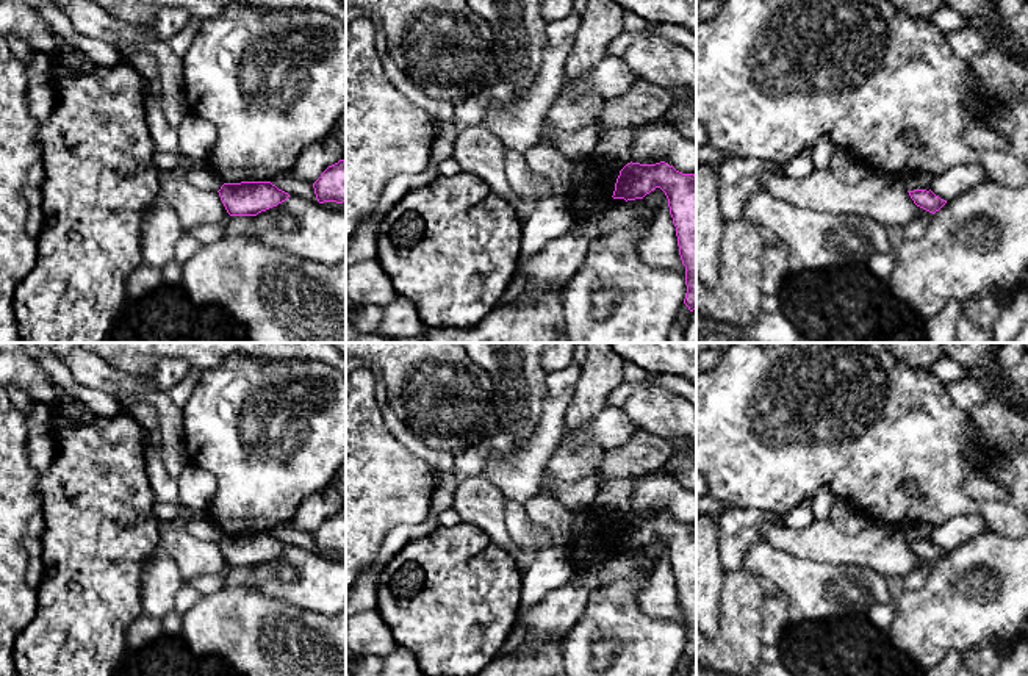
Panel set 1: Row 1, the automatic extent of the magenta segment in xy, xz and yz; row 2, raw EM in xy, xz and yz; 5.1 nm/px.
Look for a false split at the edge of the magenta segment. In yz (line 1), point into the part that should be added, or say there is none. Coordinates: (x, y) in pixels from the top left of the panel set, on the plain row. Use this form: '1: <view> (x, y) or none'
1: none

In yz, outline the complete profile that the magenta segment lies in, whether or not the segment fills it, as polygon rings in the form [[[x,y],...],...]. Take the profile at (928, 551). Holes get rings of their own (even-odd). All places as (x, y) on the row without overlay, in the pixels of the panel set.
[[[914,540],[914,541],[908,541],[908,543],[917,557],[920,557],[933,565],[947,554],[947,551],[936,546],[931,540],[929,541]]]

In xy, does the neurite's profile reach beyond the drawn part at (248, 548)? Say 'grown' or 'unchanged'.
unchanged

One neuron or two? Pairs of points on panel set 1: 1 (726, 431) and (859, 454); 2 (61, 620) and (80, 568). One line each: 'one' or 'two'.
1: one
2: one

